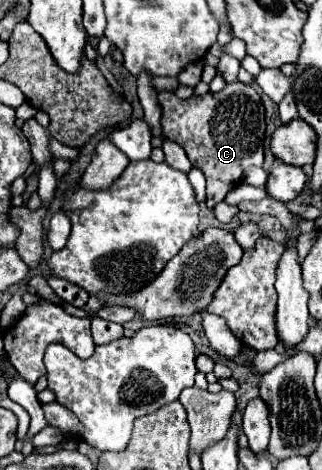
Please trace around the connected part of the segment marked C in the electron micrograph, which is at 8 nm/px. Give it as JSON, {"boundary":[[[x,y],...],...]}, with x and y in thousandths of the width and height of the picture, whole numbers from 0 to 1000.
{"boundary":[[[727,172],[702,181],[683,198],[640,198],[627,206],[590,206],[590,211],[553,211],[540,198],[503,194],[491,198],[491,219],[503,228],[503,279],[522,296],[547,300],[584,330],[584,338],[602,338],[602,355],[615,355],[640,377],[640,436],[665,445],[677,428],[702,419],[714,402],[727,402],[752,385],[752,368],[776,351],[814,355],[820,347],[820,223],[807,219],[807,202],[745,172]]]}

